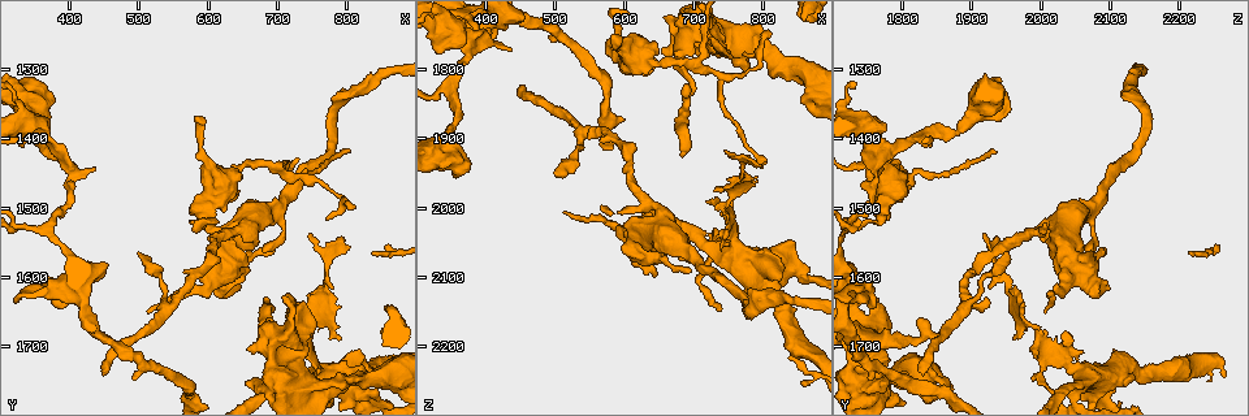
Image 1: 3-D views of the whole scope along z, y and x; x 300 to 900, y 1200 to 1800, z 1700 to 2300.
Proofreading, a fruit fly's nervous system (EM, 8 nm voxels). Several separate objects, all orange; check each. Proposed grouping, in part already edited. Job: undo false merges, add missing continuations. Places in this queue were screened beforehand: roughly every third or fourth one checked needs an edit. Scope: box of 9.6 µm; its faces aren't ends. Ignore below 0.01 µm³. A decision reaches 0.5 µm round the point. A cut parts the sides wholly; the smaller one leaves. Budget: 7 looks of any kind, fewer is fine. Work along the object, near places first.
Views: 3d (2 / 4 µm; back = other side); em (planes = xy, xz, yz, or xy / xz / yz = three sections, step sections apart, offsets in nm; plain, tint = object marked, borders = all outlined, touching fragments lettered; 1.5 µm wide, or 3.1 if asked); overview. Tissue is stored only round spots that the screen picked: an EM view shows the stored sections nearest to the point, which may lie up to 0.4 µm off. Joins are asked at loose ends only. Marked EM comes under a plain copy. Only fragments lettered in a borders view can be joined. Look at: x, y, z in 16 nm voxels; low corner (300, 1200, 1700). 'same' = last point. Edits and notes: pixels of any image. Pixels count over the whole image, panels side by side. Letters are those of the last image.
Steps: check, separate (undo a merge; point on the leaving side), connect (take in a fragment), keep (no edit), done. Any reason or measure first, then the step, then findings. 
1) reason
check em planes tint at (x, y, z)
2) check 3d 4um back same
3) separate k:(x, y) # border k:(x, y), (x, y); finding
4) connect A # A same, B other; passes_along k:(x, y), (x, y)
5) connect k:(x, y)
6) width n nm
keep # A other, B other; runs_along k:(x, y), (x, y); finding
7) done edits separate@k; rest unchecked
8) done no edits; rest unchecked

check em planes borders at (445, 1740, 1825)

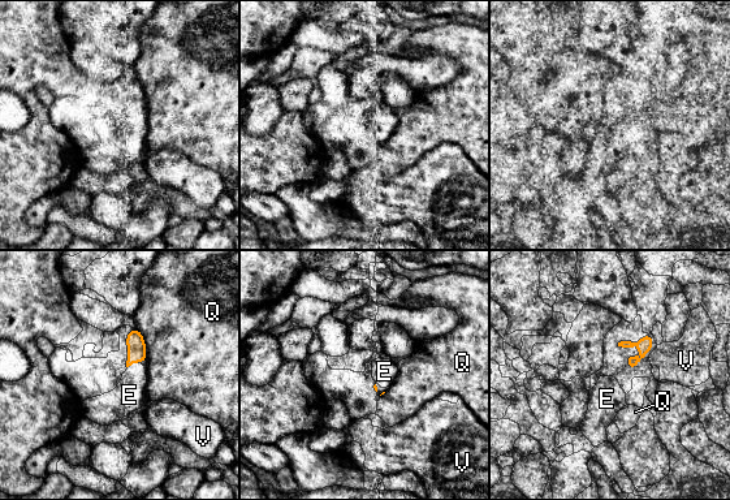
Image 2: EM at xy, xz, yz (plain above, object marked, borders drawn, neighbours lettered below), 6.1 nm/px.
longest_contact Q 220 nm
connect E # E same, Q other, V other; the cell continues

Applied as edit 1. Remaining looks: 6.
redraw
check overview

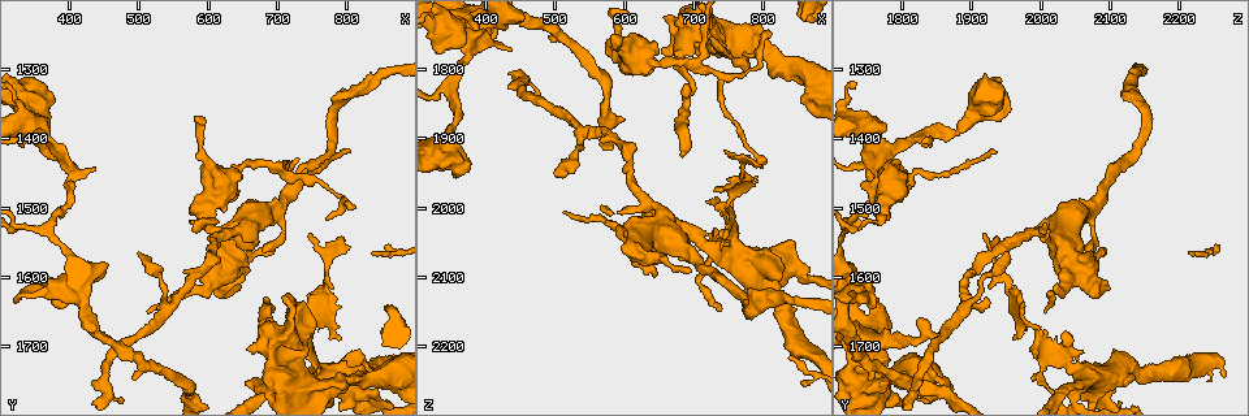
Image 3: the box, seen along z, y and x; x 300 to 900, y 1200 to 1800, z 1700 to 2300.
thin end
check em xy step 4 borders at (685, 1635, 1925)

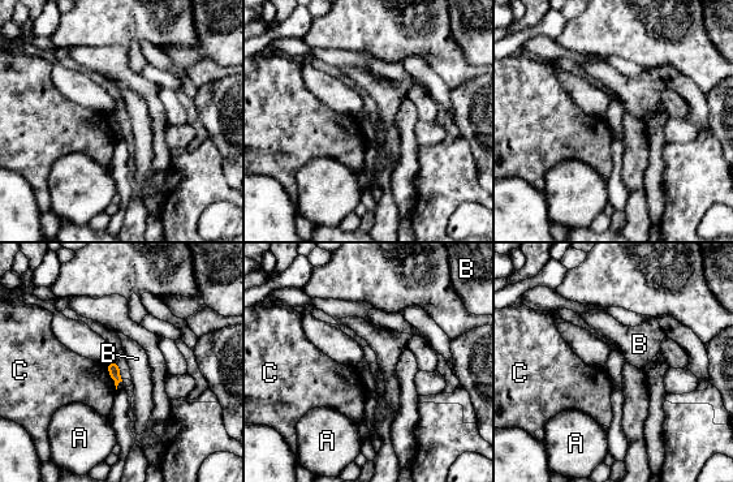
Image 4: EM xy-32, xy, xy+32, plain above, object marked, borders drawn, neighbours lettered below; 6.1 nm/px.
cut it another way
check em yz step 8 borders same

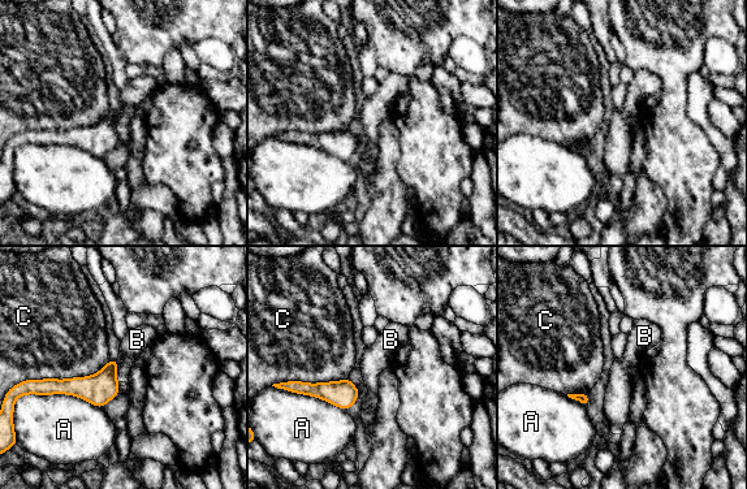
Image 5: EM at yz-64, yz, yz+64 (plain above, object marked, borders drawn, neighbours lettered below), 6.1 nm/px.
keep # A other, B other, C other; border 5:(115, 359), (119, 364); none of them fits

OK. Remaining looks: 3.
free end
check em planes borders at (690, 1660, 1820)

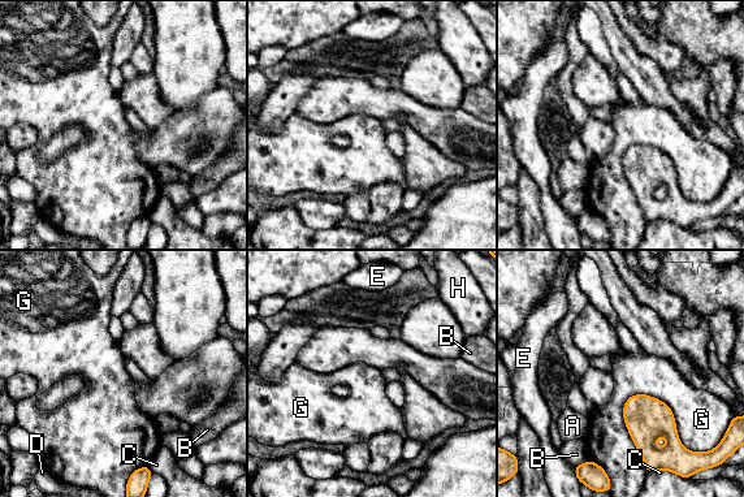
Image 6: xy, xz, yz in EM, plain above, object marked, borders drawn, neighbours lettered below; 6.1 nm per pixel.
width 220 nm; longest_contact G 550 nm
keep # A other, B other, C other, D other, E other, G other, H other; no lettered fragment goes on from it

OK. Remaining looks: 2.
done edits connect@2; rest unchecked

